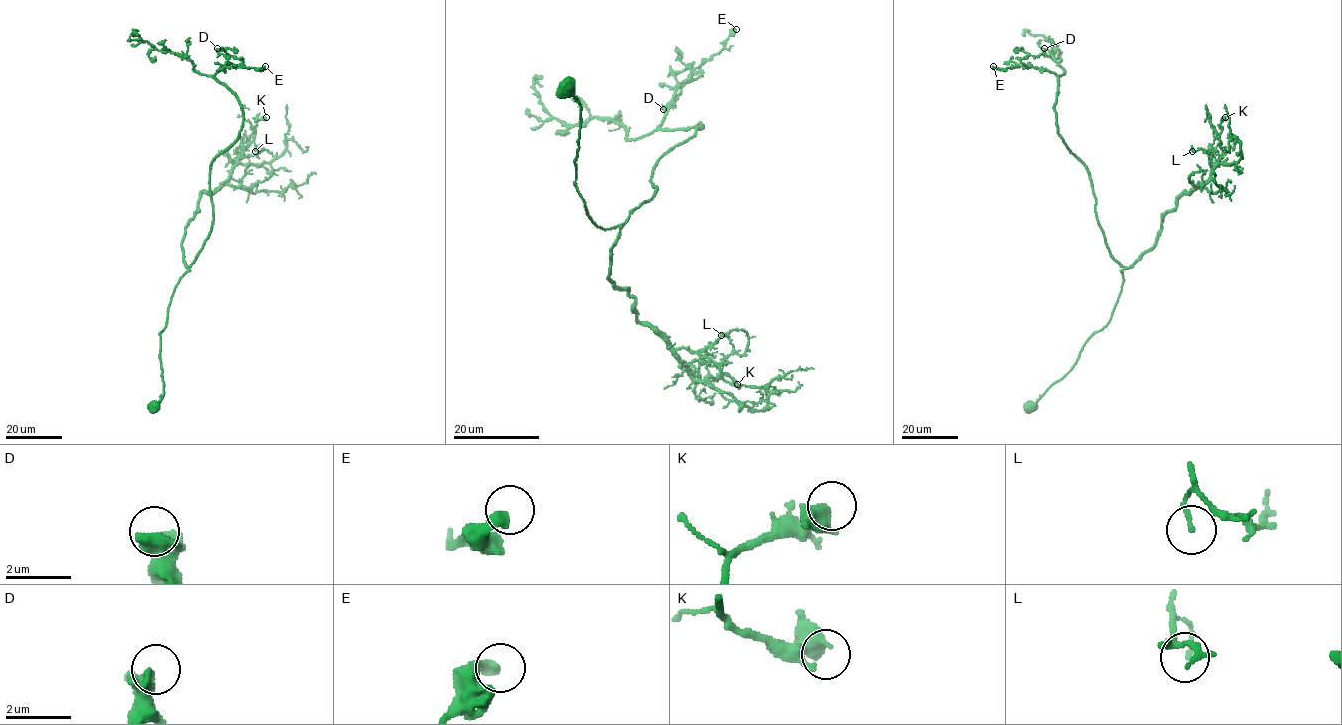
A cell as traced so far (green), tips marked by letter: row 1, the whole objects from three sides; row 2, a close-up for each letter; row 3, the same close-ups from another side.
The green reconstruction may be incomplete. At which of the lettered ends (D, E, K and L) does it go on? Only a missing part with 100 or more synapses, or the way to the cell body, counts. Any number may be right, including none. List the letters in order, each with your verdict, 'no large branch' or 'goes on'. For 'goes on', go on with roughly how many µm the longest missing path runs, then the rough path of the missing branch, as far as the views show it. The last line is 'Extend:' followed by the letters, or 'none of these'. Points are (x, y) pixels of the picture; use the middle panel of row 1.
D: no large branch
E: no large branch
K: no large branch
L: no large branch
Extend: none of these

